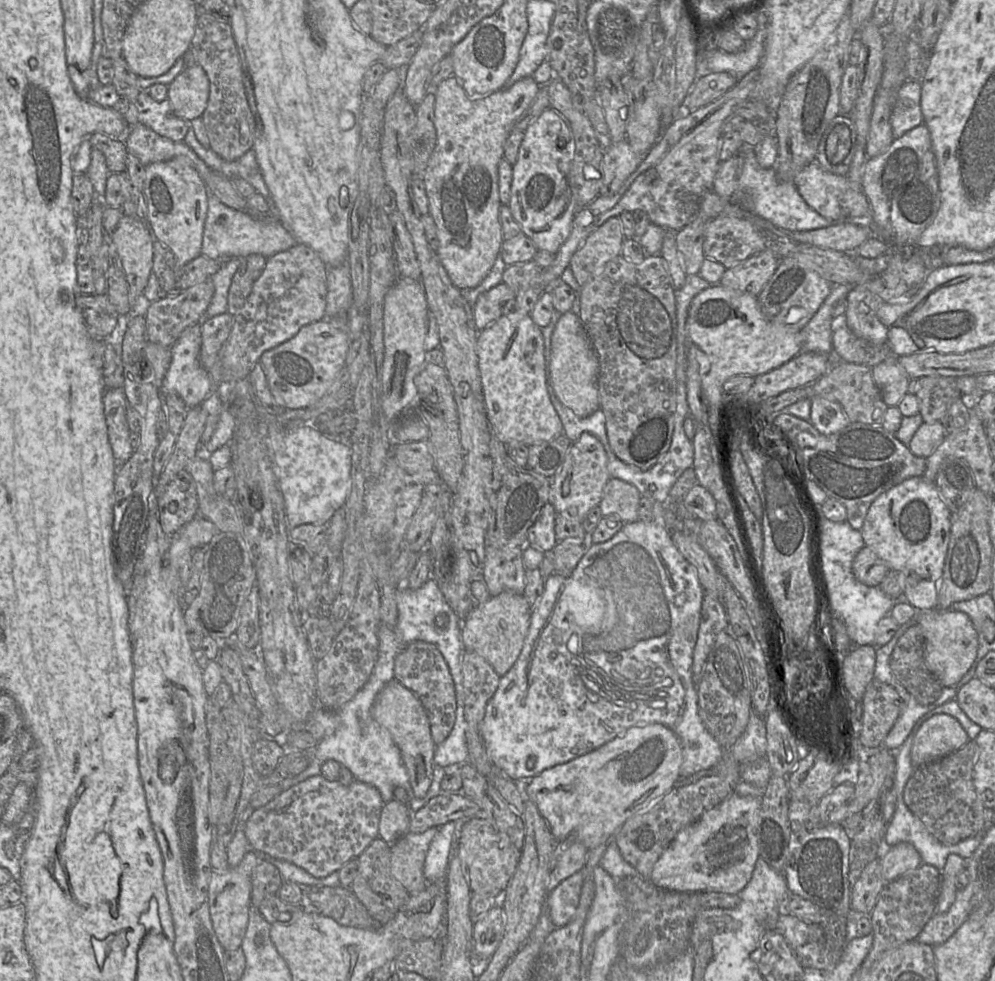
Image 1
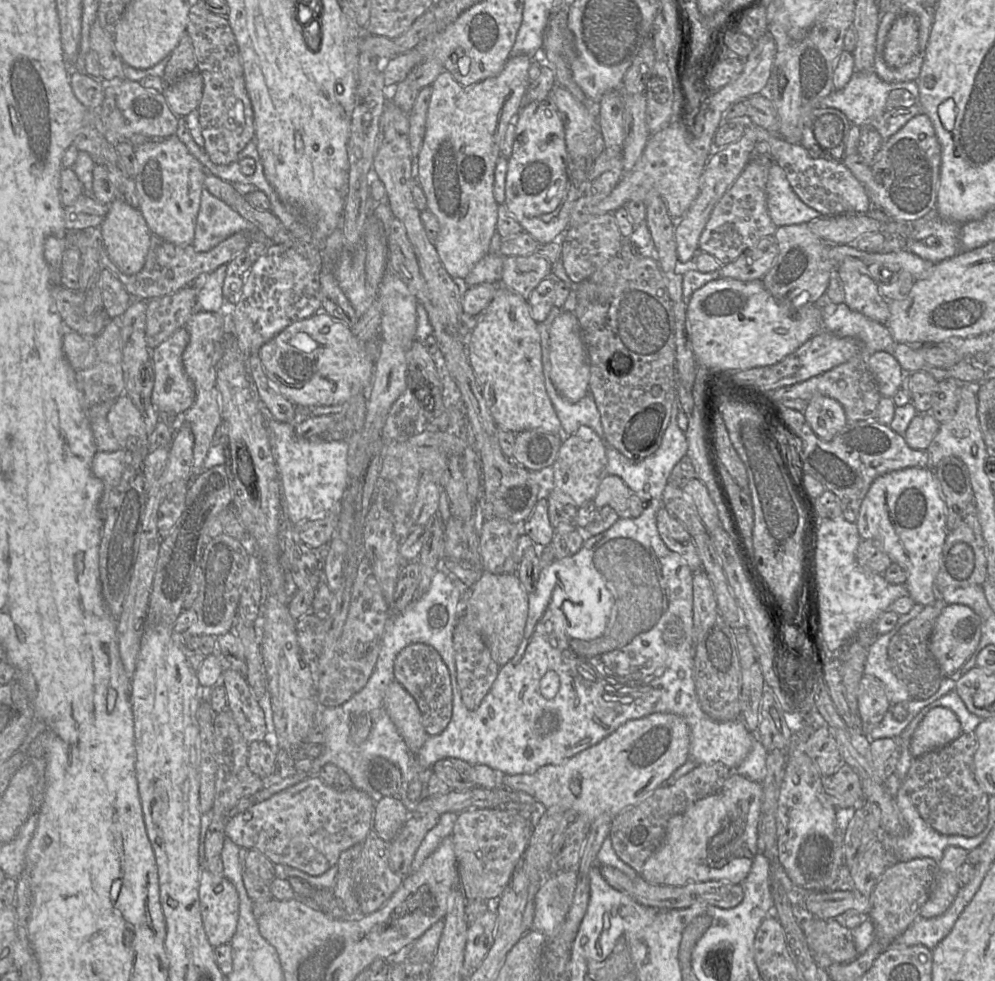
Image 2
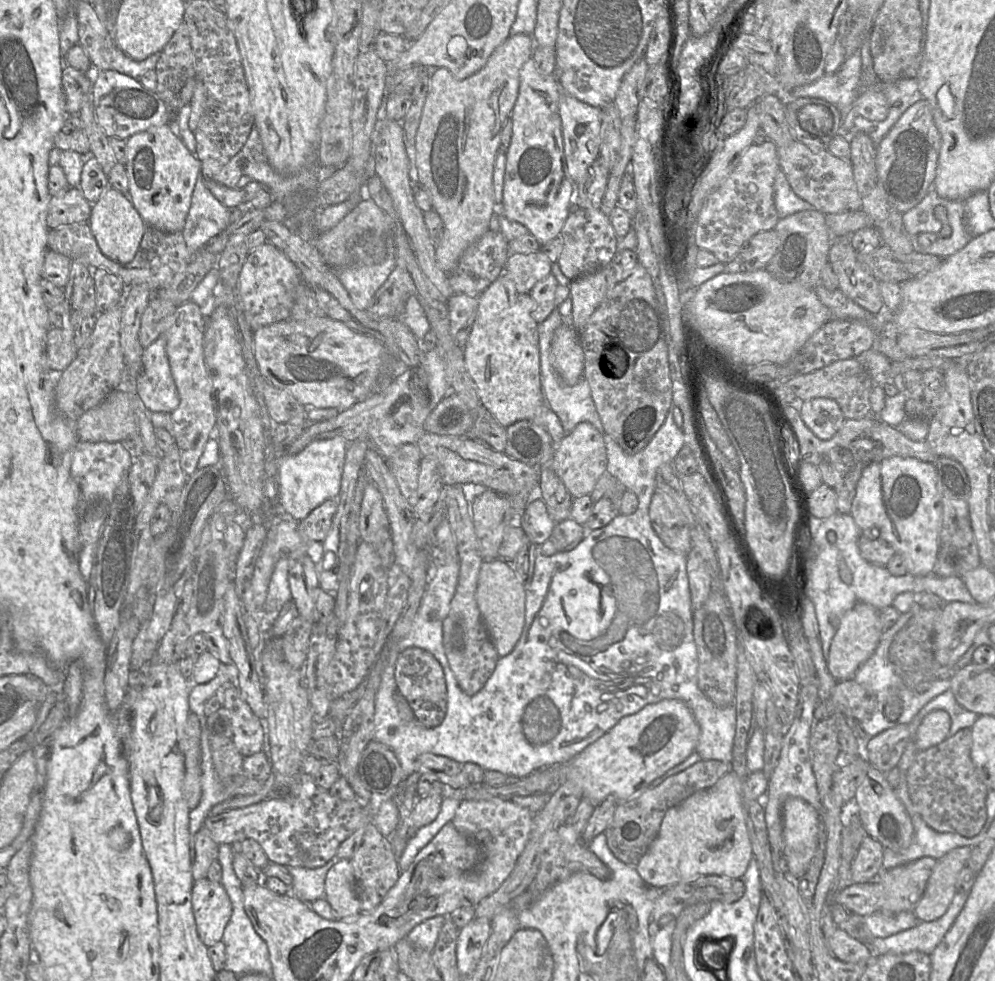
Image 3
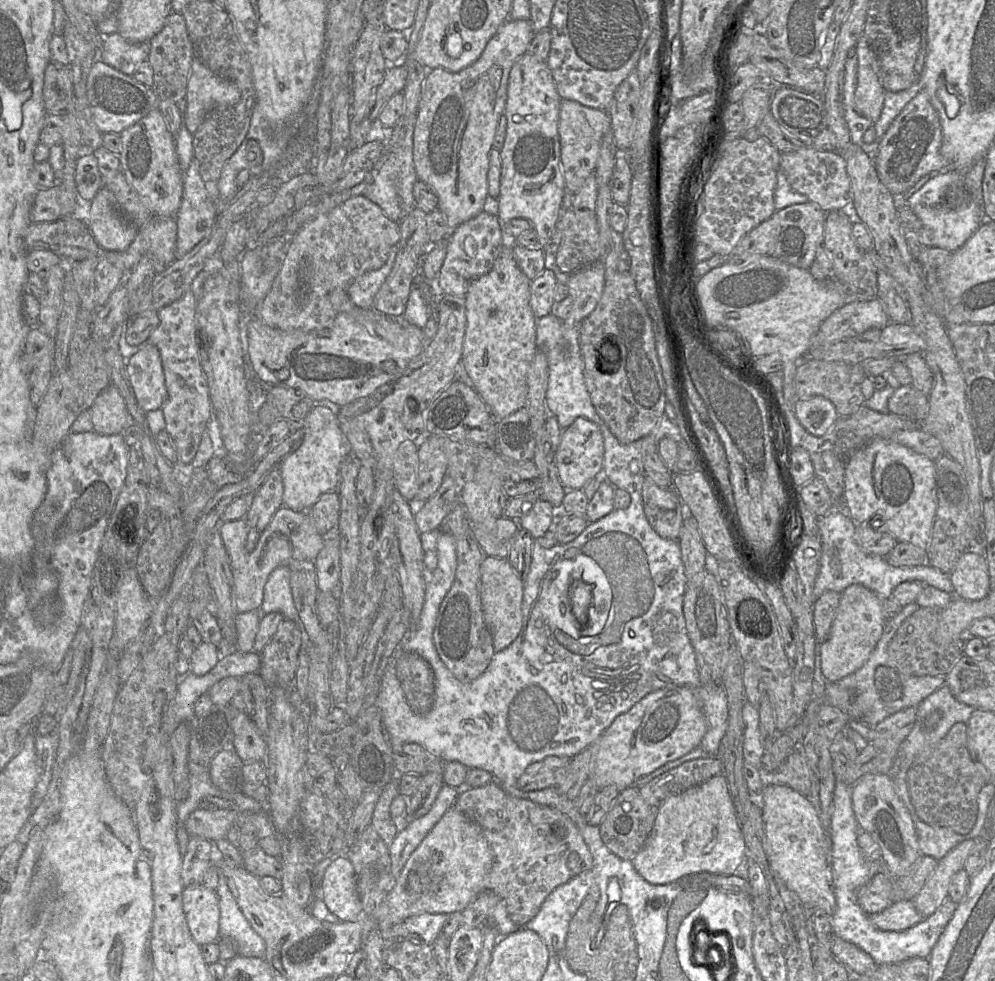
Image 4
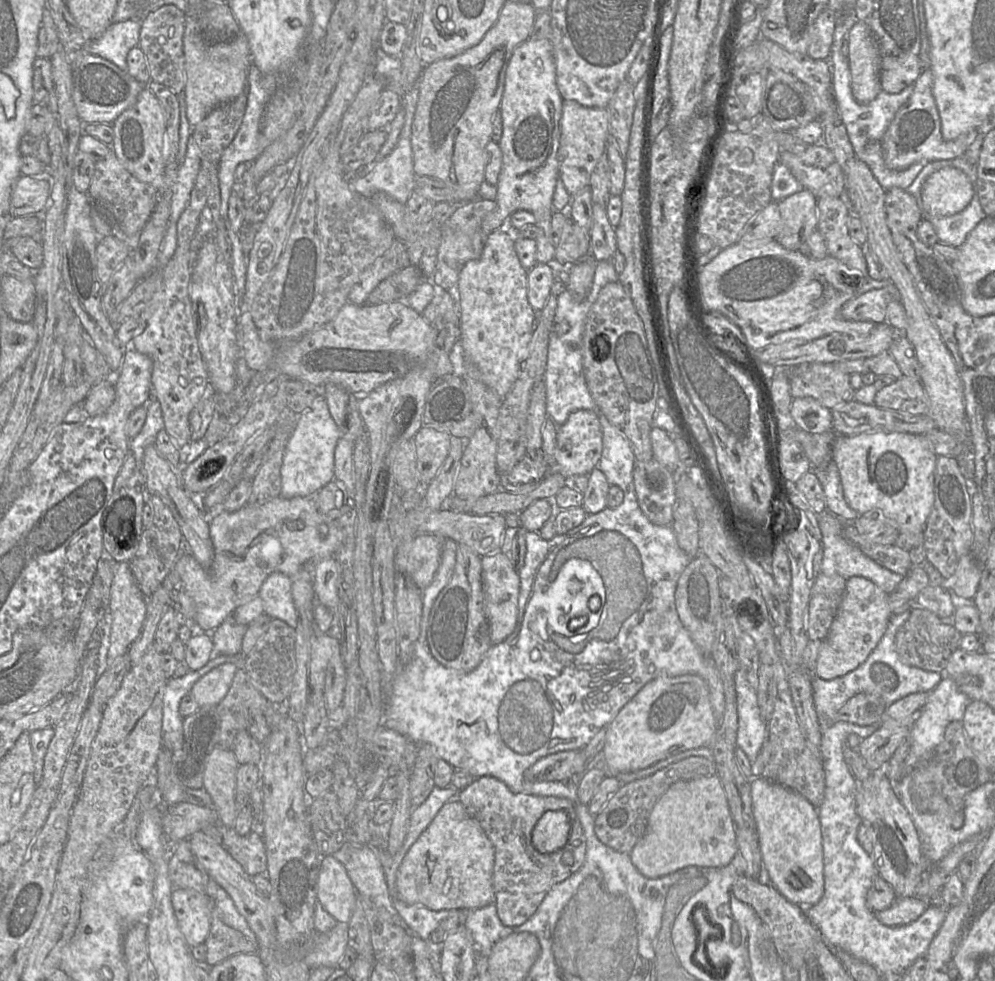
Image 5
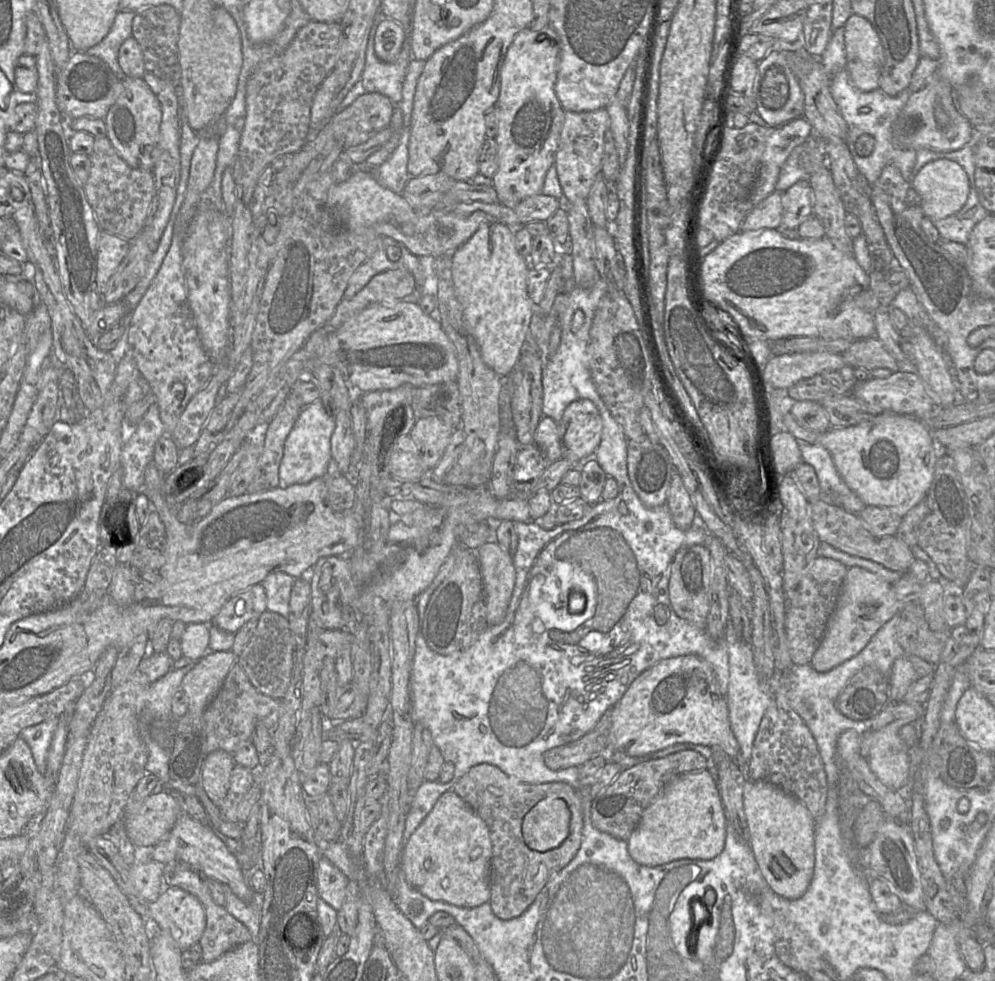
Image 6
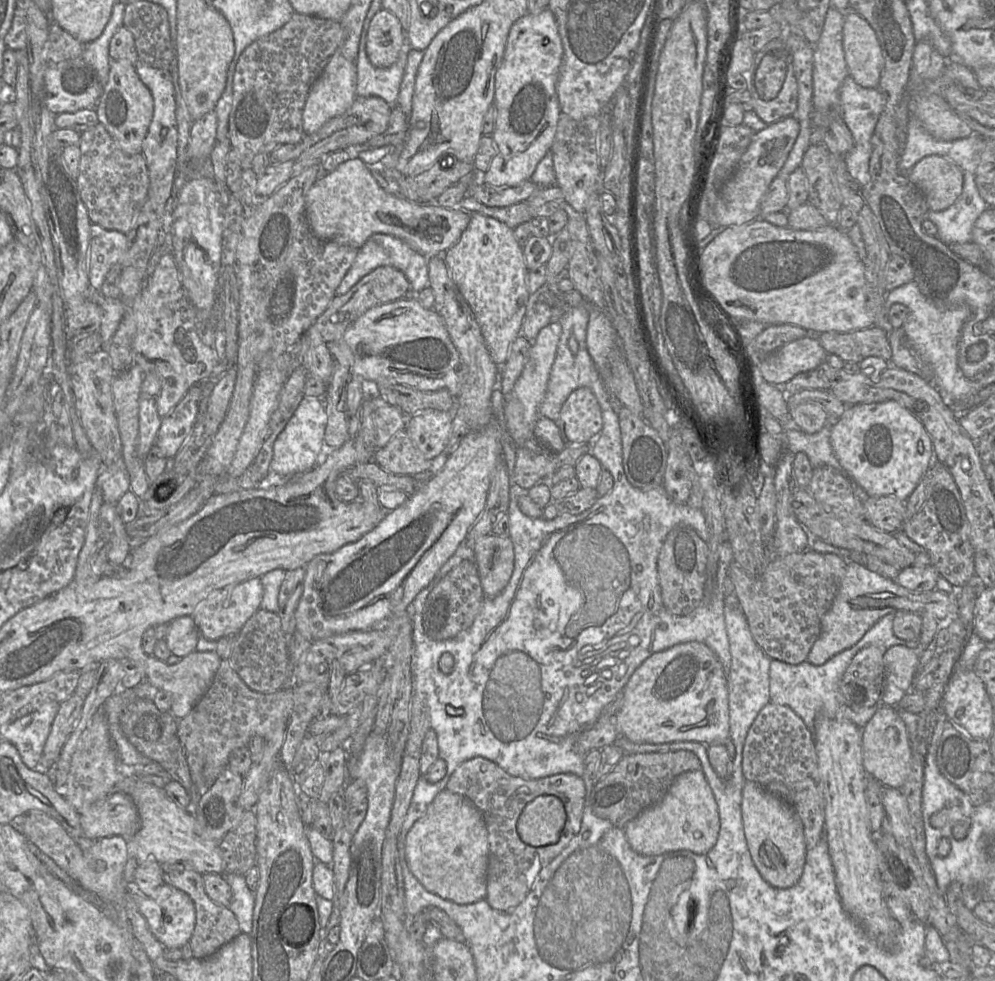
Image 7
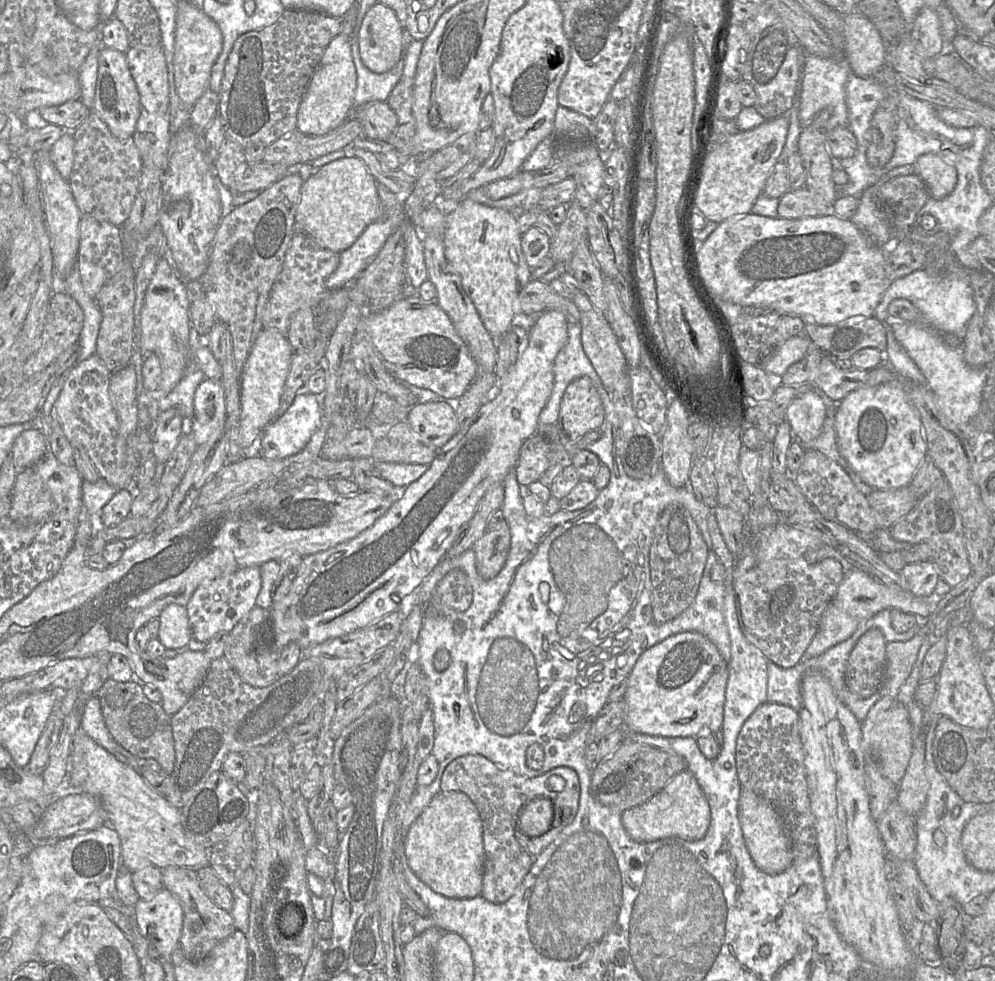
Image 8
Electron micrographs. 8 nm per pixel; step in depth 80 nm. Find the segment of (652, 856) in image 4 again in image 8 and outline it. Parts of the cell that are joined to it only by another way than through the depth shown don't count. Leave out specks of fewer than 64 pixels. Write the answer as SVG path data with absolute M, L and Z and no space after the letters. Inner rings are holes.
M688 770L675 775L647 802L625 810L621 817L625 830L637 842L652 842L667 838L697 841L706 835L711 823L707 798L695 776Z

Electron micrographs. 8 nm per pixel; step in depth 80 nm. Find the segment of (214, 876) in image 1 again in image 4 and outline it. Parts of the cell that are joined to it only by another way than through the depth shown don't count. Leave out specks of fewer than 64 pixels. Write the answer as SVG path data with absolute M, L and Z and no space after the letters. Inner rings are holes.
M203 884L185 887L182 907L194 941L199 945L215 943L220 938L220 909L216 890Z

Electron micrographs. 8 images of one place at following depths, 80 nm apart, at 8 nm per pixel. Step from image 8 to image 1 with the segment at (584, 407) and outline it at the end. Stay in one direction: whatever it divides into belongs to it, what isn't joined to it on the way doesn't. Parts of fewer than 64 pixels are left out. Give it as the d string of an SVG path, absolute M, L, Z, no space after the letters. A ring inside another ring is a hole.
M583 432L579 440L572 443L561 468L553 476L549 502L557 513L581 522L592 508L598 507L603 488L610 478L603 445L594 435Z

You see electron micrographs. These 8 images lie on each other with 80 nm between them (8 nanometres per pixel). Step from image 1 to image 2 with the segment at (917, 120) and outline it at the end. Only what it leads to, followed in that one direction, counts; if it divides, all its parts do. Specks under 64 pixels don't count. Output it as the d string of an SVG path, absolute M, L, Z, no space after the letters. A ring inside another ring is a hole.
M854 71L843 89L834 90L825 97L821 106L841 111L860 130L863 126L873 126L883 140L888 140L910 119L923 112L917 81L886 82L874 72L859 71Z

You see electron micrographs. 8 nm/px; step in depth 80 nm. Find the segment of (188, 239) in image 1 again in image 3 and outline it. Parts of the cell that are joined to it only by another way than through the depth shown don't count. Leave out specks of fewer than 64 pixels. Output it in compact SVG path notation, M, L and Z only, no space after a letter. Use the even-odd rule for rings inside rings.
M169 125L149 128L133 134L126 140L127 159L124 164L129 181L129 199L146 225L165 232L182 232L188 215L192 194L201 175L201 163L174 135Z

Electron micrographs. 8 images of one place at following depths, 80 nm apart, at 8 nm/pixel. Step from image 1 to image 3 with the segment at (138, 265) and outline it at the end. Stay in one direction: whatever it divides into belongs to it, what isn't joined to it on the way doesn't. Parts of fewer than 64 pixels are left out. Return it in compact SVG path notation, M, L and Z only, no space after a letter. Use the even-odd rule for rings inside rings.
M109 188L96 203L92 204L88 225L103 254L122 264L134 259L147 226L129 197L113 188Z

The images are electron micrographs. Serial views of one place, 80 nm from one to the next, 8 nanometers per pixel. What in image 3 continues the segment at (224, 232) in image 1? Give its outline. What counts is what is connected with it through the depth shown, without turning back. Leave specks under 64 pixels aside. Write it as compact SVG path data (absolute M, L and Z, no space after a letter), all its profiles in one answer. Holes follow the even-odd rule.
M202 175L195 184L182 236L192 252L198 252L223 232L231 221L231 210L206 187Z

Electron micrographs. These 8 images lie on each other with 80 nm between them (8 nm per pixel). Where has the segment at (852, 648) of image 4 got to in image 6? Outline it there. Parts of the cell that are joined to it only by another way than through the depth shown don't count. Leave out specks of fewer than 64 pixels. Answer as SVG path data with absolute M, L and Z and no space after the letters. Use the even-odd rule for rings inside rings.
M857 566L848 568L835 608L827 621L823 638L812 656L810 665L817 672L824 673L853 658L904 606L896 598L893 585L864 568Z

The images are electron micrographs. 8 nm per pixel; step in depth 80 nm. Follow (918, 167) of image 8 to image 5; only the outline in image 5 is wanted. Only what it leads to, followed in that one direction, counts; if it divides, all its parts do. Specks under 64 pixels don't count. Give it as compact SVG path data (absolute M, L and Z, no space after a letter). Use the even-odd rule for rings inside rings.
M943 167L925 180L921 207L928 215L952 216L963 210L972 196L973 185L967 174L956 167Z

